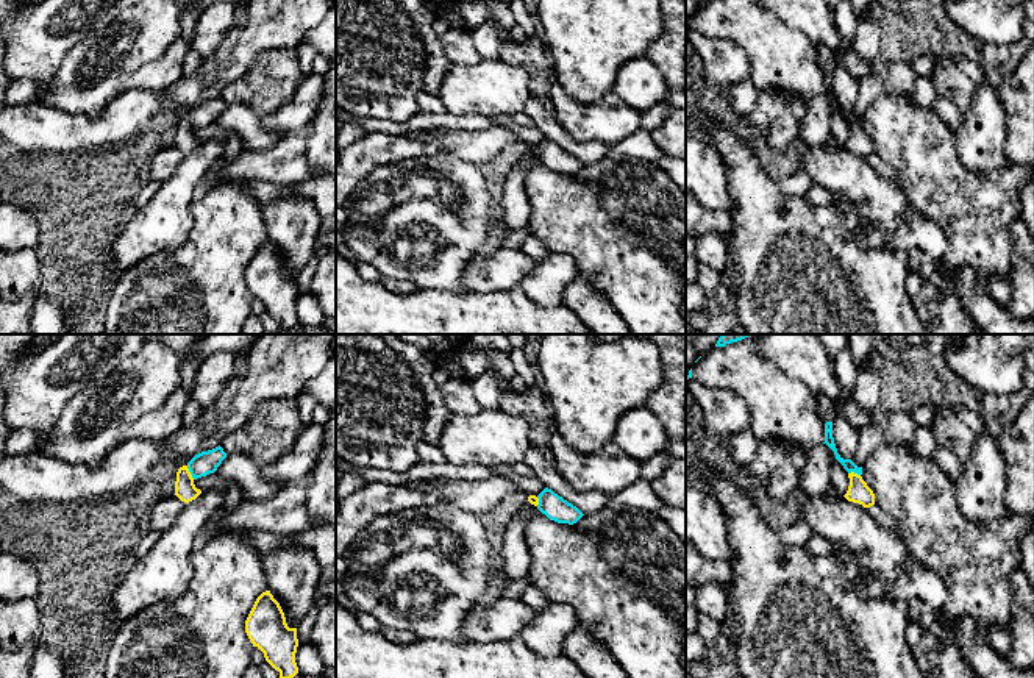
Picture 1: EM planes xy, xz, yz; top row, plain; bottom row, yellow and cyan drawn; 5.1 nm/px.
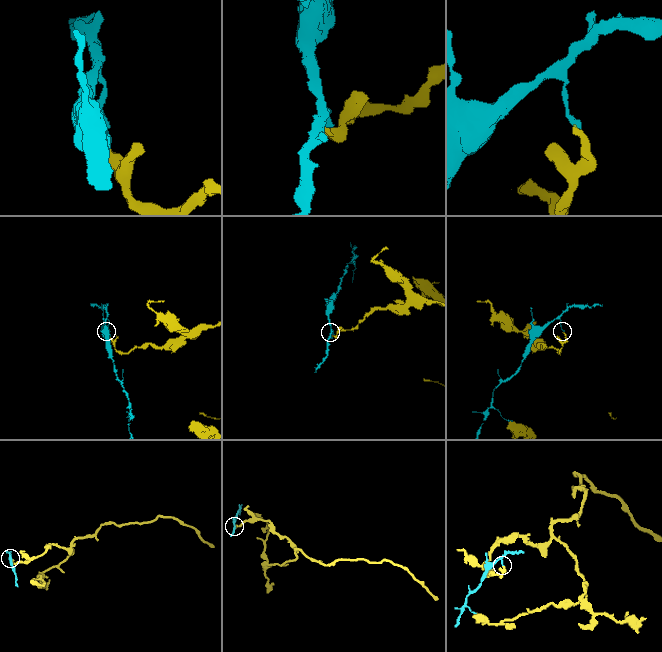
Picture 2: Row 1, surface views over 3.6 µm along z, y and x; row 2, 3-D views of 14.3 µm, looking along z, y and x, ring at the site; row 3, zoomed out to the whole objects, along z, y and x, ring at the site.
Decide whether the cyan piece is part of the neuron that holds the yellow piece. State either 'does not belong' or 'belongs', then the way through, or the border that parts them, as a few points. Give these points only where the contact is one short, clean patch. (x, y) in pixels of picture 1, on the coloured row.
does not belong; border along xy (186, 466), (194, 478)

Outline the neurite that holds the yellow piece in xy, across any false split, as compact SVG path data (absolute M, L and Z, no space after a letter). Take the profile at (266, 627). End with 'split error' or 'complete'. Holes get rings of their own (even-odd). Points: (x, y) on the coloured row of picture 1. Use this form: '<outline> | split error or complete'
M270 591L256 598L245 620L245 633L253 647L258 647L266 661L280 672L280 678L294 678L298 673L297 628L287 626L284 612Z | complete

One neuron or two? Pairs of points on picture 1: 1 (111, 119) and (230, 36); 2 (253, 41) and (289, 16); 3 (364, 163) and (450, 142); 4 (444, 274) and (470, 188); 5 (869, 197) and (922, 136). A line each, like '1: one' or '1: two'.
1: one
2: one
3: one
4: one
5: two

